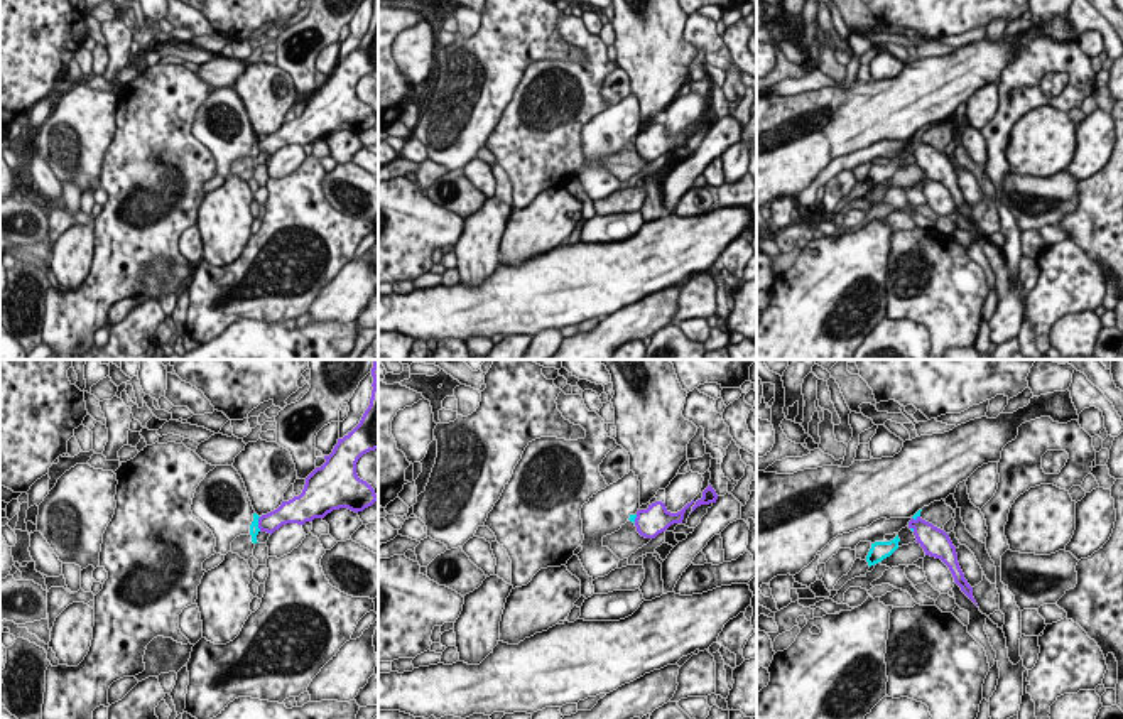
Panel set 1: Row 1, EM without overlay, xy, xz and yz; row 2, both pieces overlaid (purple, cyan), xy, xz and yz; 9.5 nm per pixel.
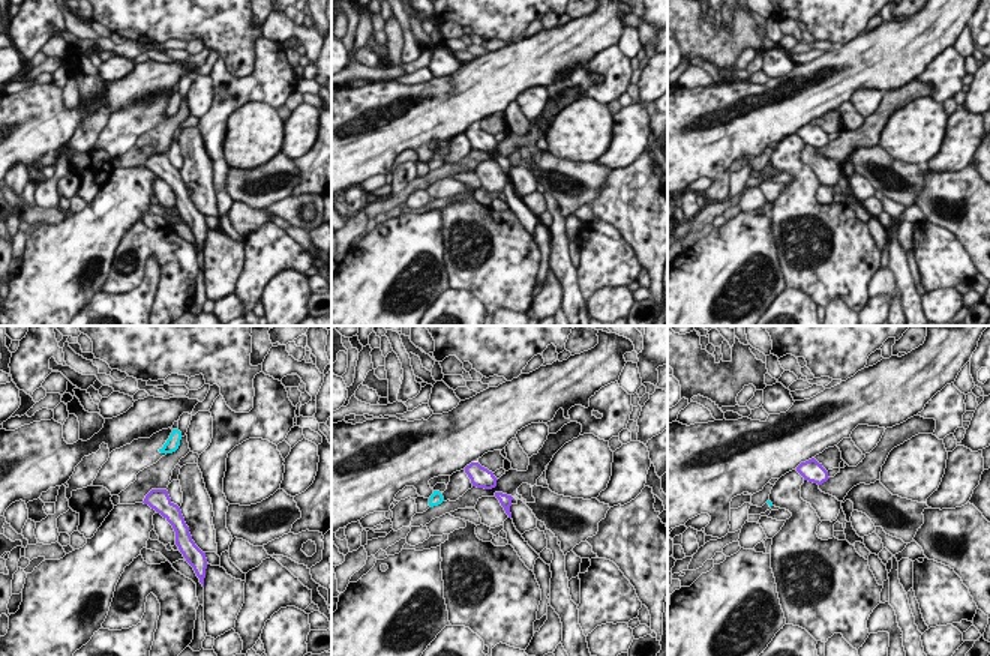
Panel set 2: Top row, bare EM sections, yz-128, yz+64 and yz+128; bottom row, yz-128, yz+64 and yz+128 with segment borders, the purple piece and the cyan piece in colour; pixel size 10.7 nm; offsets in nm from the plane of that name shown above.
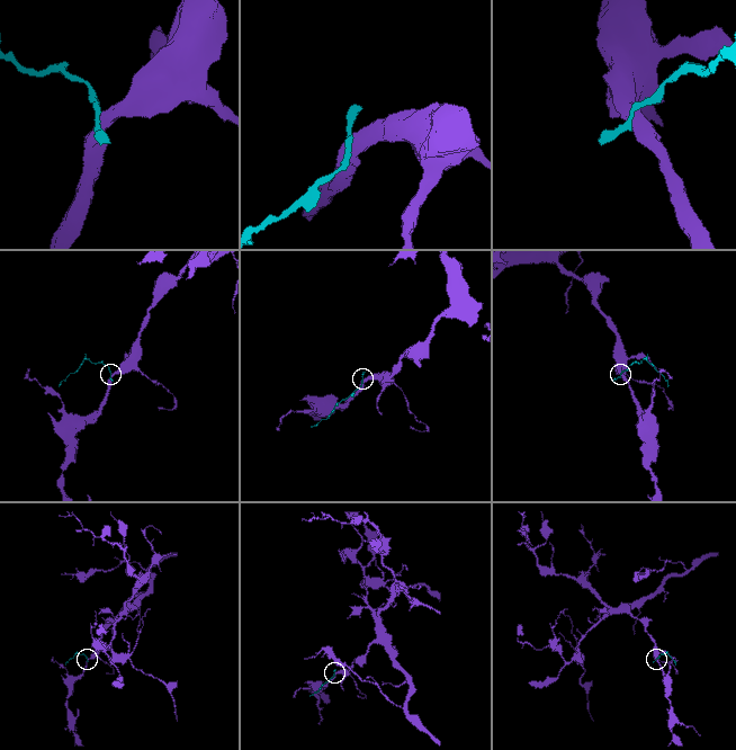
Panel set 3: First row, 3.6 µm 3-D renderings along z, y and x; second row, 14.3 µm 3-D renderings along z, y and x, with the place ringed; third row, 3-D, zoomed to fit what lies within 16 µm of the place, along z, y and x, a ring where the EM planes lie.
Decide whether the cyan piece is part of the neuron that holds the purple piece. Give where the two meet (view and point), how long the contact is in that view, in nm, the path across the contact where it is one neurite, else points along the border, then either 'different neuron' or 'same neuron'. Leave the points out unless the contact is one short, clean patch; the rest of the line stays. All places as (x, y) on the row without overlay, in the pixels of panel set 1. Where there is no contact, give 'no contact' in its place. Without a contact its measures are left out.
meets purple in xy at (259, 145); contact 140 nm long; border along xy (260, 139), (259, 152); different neuron

